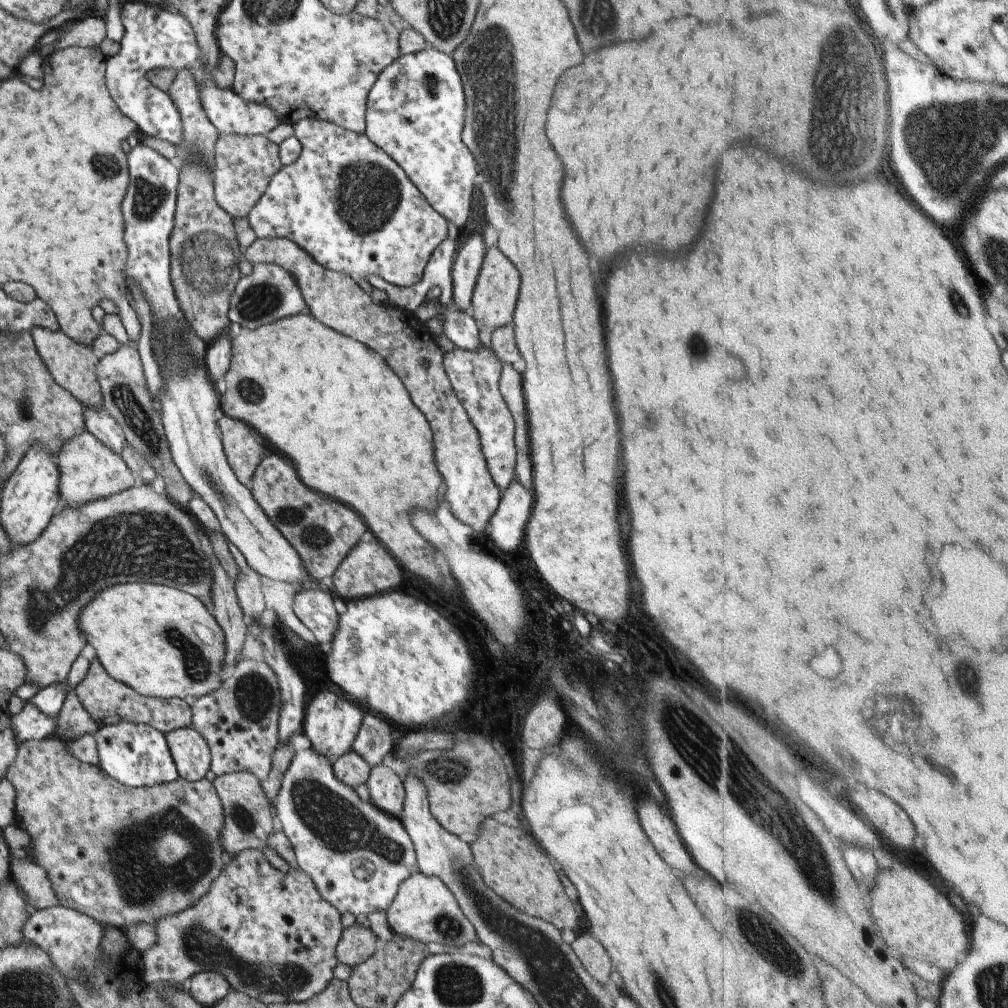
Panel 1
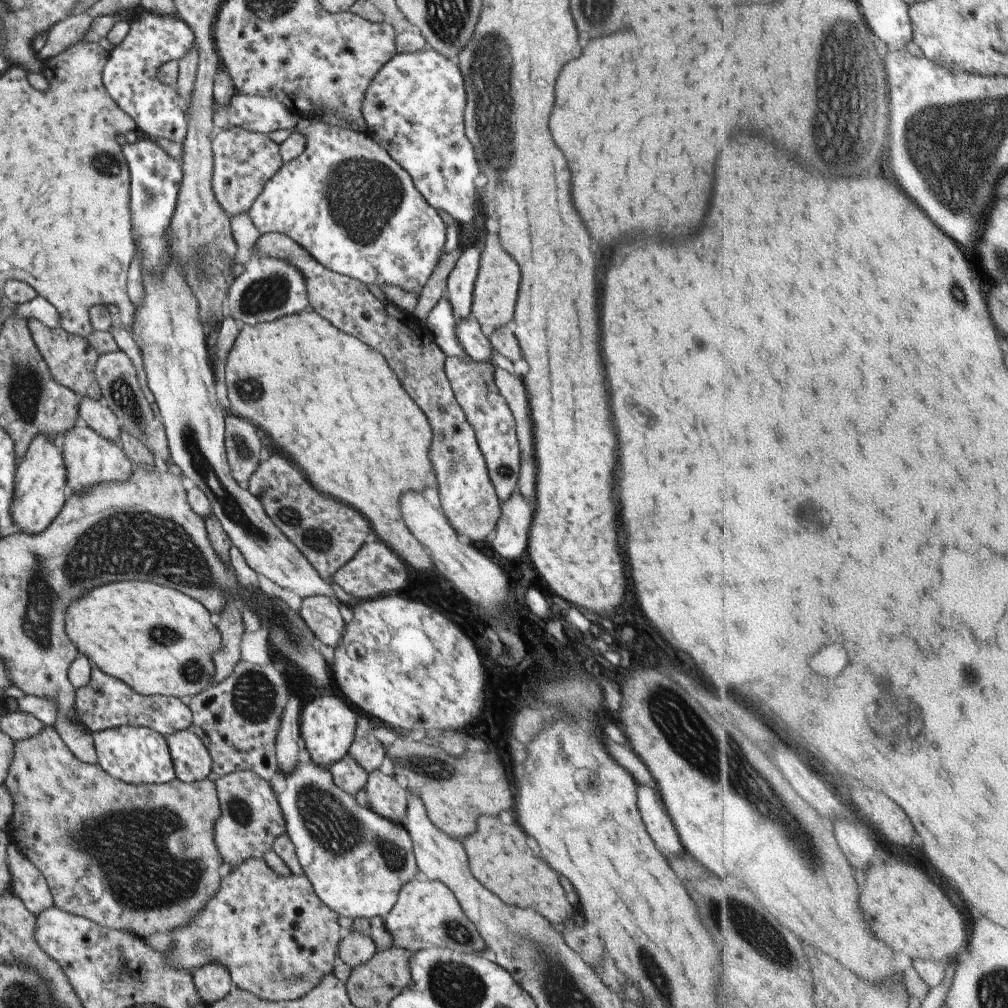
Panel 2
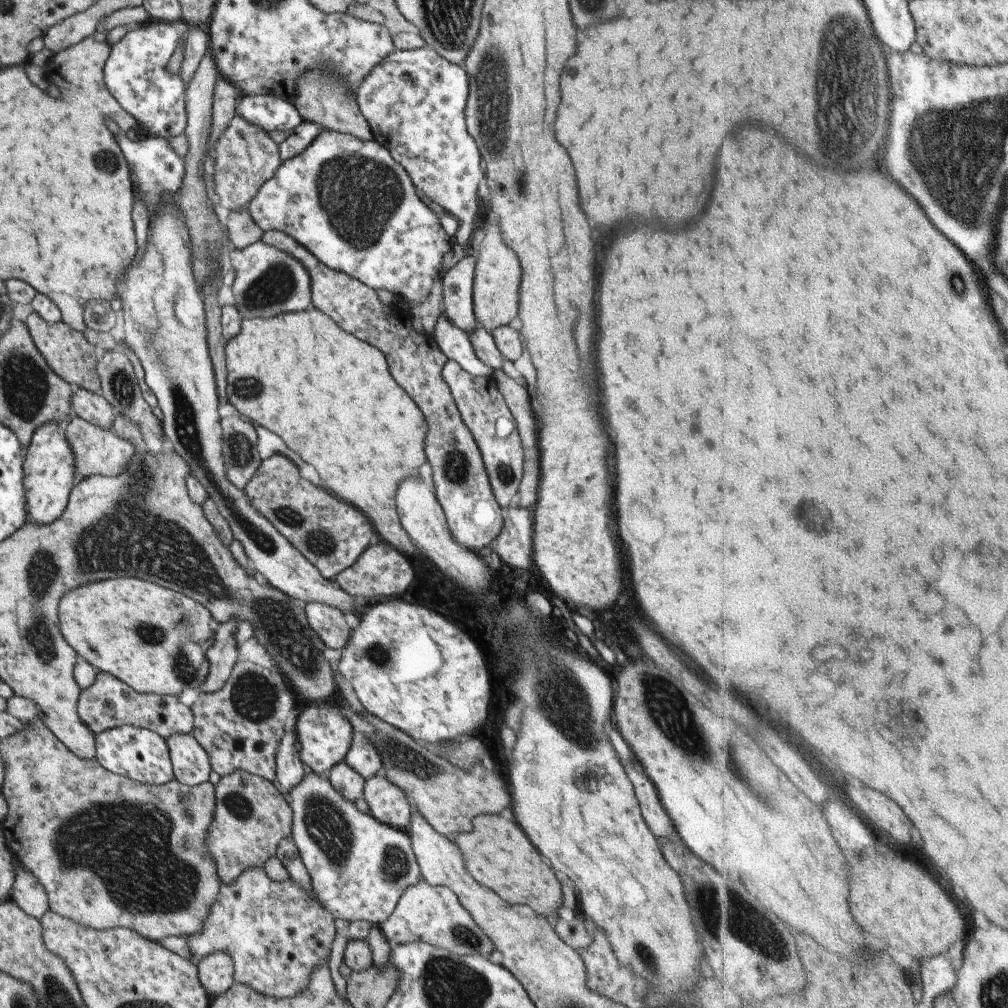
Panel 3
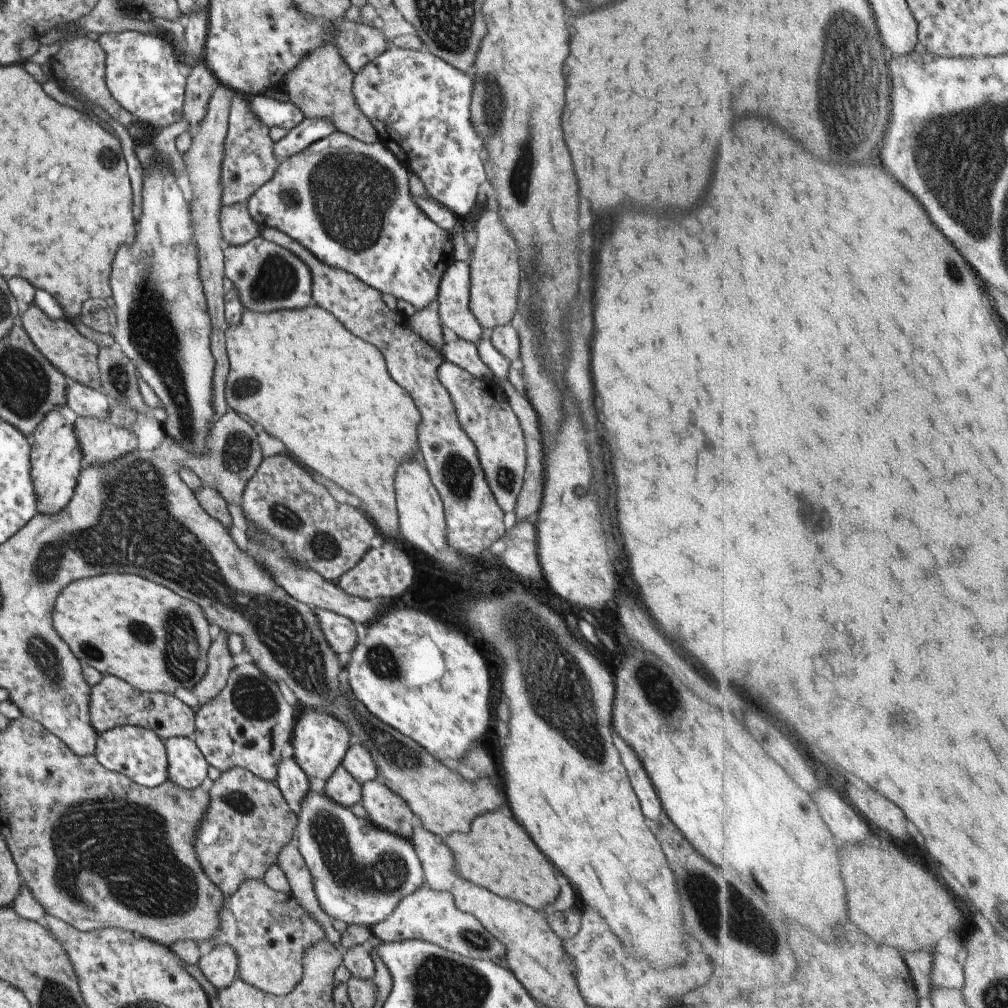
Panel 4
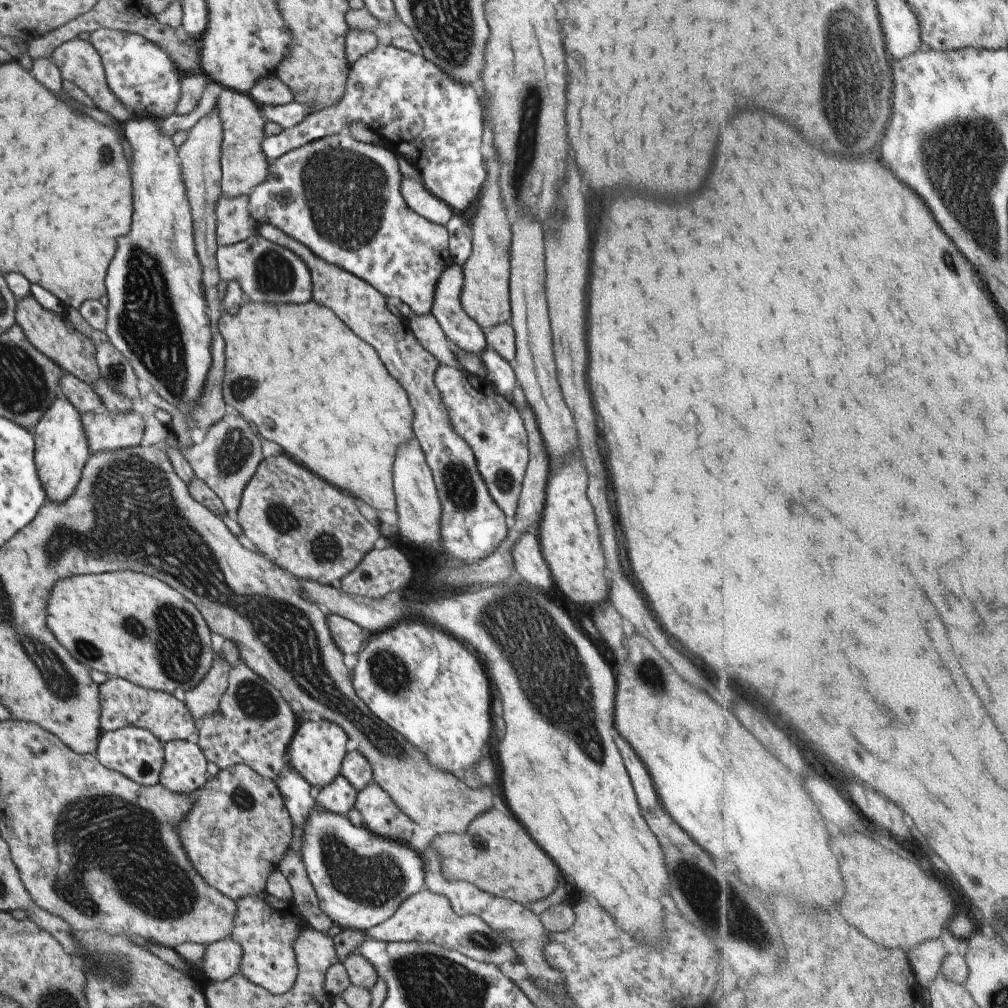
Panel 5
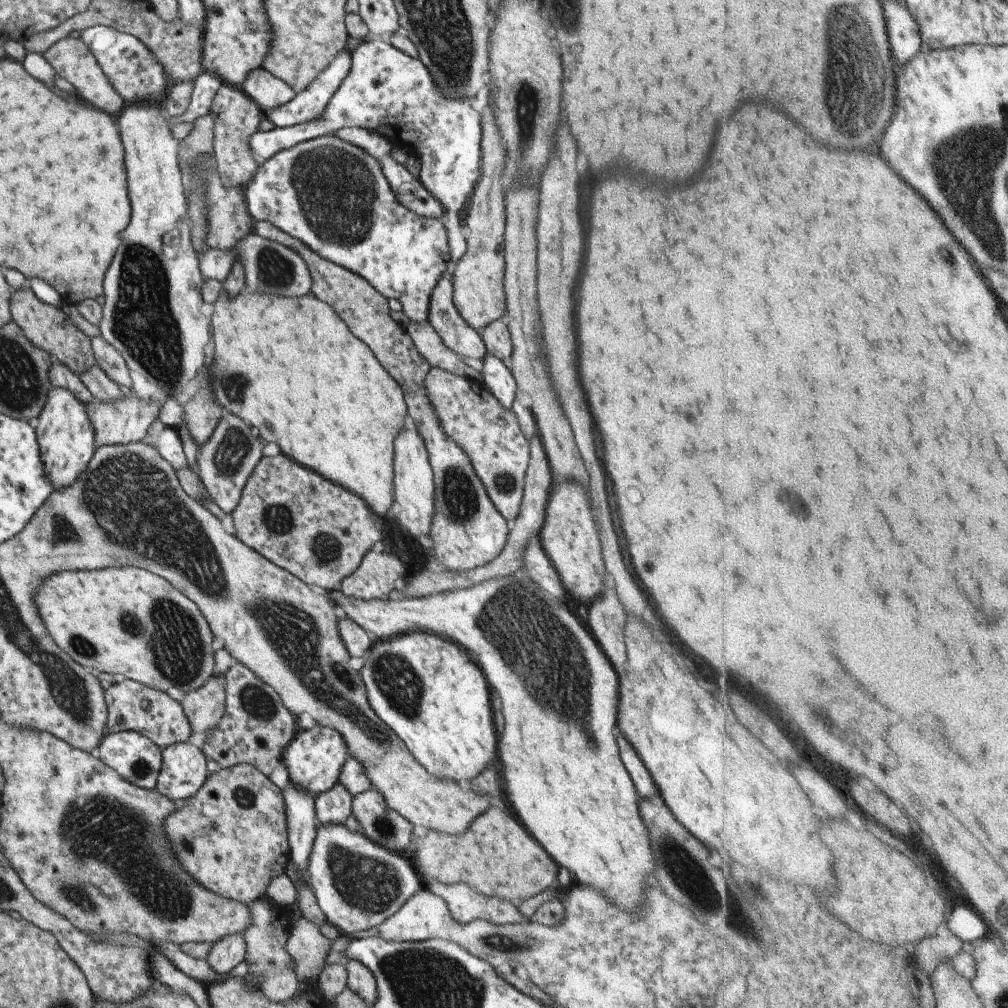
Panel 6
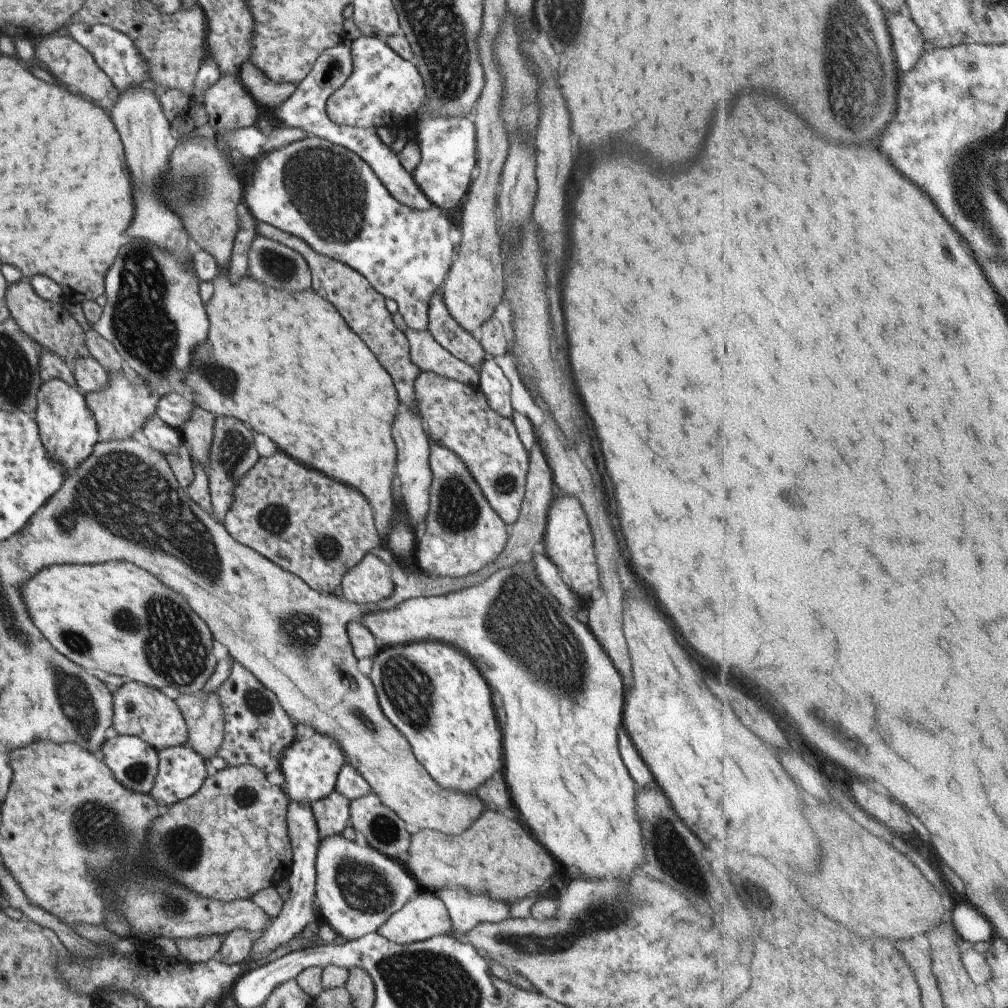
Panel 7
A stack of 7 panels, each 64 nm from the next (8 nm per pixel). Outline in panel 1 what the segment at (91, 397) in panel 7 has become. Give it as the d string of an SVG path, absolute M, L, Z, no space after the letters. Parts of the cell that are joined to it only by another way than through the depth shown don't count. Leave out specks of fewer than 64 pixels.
M86 430L81 432L79 436L67 440L61 446L57 458L57 472L59 472L57 482L57 490L59 490L58 509L60 507L79 508L85 502L93 502L93 500L111 496L136 483L129 468L123 464L121 455L115 454L113 450L107 450L95 436Z

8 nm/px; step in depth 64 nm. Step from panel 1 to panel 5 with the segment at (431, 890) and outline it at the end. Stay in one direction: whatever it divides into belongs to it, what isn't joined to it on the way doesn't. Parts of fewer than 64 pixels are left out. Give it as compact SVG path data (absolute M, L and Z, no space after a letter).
M424 887L405 898L389 918L369 927L364 934L366 938L385 942L433 941L445 945L445 948L449 948L449 950L456 950L470 959L495 965L505 961L515 963L515 958L517 958L513 954L511 942L507 938L503 938L501 932L491 930L478 916L457 916L451 910L445 896L433 893Z

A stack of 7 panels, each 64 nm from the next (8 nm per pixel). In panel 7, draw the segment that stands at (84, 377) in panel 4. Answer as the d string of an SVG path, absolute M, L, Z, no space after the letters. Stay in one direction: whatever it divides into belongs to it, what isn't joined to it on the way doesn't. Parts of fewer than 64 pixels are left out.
M19 280L8 284L5 290L5 306L10 317L19 325L25 336L30 336L35 344L42 346L47 352L55 353L71 368L75 358L90 356L85 346L85 334L81 326L75 322L60 304L39 298L27 280Z

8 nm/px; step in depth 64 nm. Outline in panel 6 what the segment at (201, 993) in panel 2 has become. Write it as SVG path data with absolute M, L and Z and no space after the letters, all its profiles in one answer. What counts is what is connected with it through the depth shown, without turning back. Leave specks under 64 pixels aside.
M241 933L230 934L211 943L205 961L215 974L228 974L244 960L245 950Z

